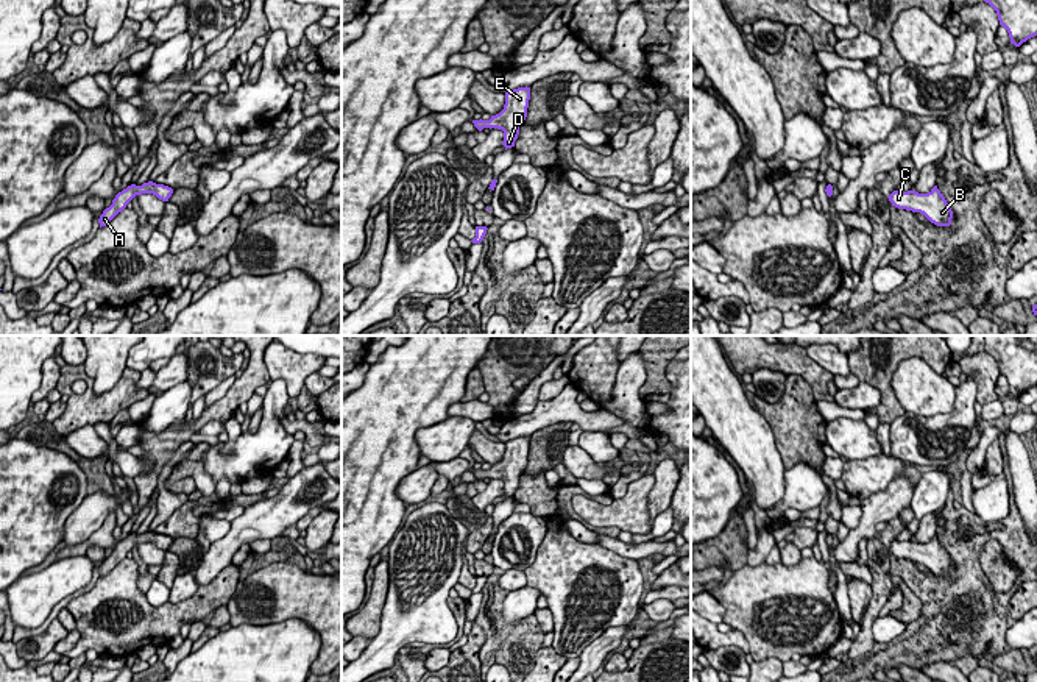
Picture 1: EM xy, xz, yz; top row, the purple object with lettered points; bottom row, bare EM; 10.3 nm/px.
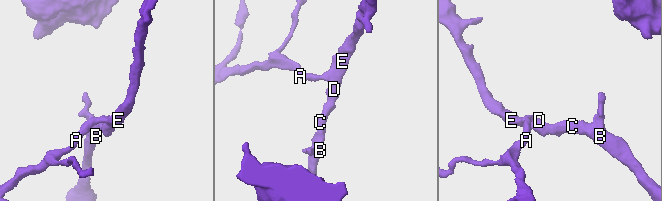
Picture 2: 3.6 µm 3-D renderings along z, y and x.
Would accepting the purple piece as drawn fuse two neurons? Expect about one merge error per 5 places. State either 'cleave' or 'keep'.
keep

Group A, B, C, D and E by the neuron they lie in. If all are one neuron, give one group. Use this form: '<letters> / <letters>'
A B C D E

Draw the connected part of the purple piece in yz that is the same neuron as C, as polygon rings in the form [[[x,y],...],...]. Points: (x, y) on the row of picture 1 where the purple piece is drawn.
[[[934,186],[928,194],[918,194],[915,190],[894,190],[887,198],[892,206],[898,209],[920,212],[937,226],[951,225],[953,211],[937,186]]]

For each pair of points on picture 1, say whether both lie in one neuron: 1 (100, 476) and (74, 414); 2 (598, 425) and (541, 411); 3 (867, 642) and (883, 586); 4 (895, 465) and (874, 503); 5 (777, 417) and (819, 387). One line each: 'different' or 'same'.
1: different
2: same
3: same
4: different
5: different

